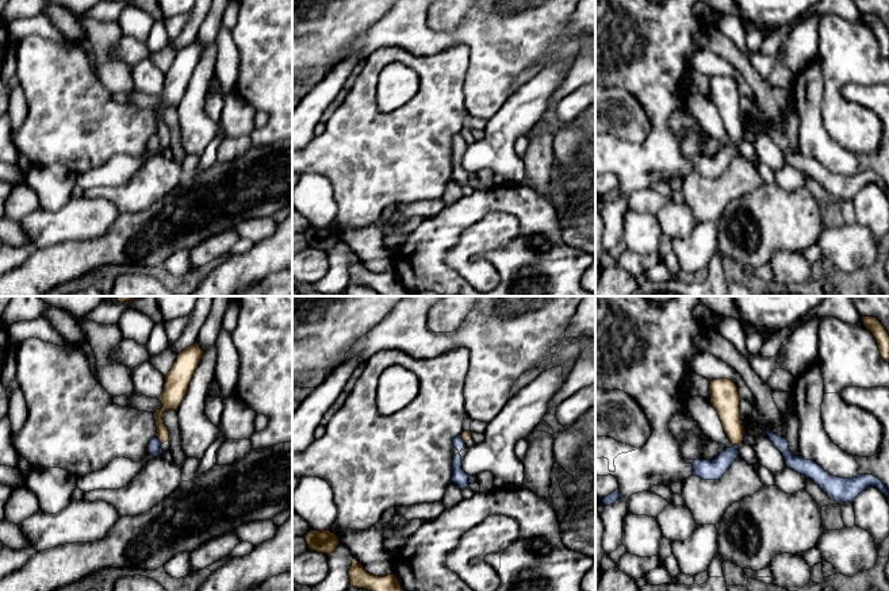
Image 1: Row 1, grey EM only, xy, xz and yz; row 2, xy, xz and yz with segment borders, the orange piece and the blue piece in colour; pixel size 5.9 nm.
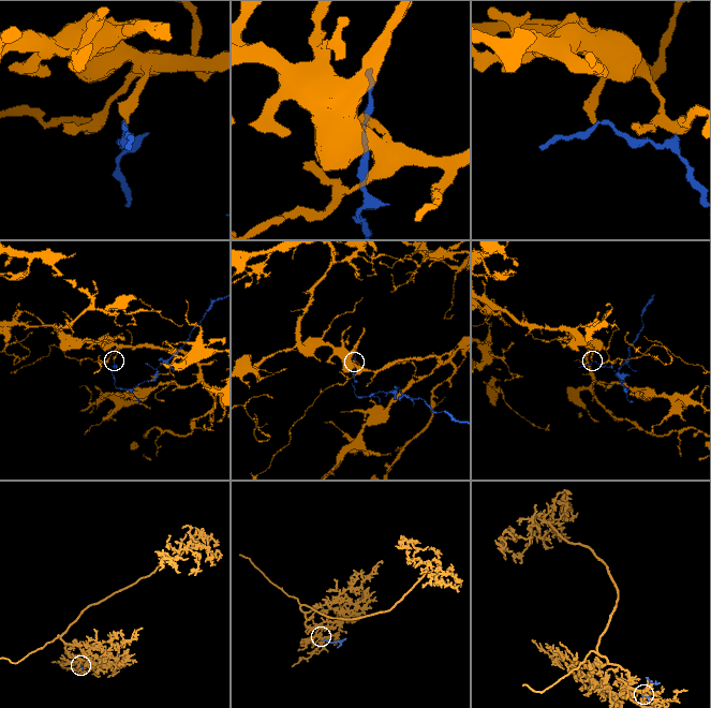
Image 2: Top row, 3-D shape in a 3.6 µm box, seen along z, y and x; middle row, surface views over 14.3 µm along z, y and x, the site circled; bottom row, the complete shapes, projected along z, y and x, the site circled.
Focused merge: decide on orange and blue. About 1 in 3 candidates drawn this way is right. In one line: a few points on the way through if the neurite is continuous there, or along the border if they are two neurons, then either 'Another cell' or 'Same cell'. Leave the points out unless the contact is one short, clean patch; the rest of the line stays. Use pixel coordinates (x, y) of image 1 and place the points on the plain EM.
Boundary: xy (156, 133), (161, 139). Another cell

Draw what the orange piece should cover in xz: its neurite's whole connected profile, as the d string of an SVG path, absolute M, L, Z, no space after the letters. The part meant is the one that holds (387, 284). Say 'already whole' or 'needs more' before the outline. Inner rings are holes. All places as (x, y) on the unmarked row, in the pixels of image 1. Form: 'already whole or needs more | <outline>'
already whole | M355 254L349 266L349 280L353 284L372 288L382 296L413 296L405 289L394 270L383 275L373 273Z

